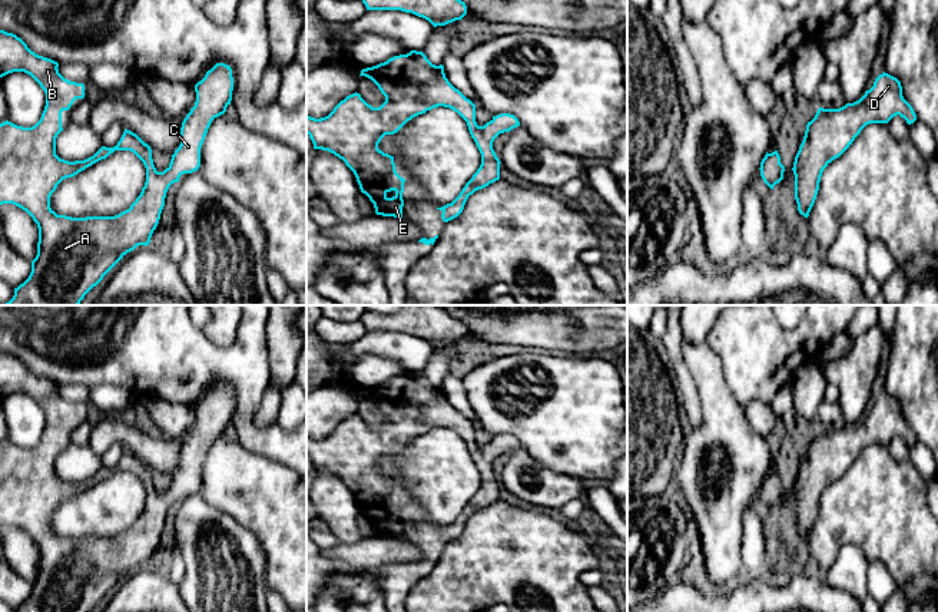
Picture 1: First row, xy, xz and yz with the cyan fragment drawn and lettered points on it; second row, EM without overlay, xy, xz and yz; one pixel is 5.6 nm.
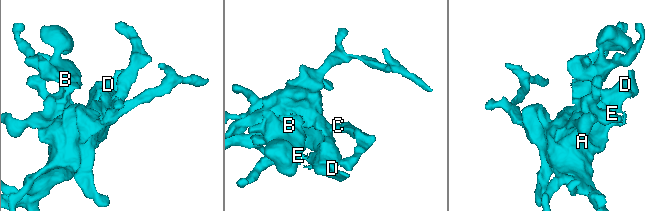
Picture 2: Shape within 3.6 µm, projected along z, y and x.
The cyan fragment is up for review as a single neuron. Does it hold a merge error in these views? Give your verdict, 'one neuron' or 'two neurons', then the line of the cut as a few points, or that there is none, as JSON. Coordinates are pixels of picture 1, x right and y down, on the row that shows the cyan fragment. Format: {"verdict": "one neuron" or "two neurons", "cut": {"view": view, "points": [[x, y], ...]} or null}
{"verdict": "one neuron", "cut": null}

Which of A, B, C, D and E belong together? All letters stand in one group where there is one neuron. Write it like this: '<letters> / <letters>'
A B C D E

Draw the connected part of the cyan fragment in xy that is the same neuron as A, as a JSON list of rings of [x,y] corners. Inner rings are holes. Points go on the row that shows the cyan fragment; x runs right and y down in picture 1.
[[[0,30],[0,77],[13,72],[24,72],[46,93],[44,110],[34,126],[23,128],[9,120],[0,123],[0,205],[13,204],[21,208],[39,228],[37,255],[32,261],[32,272],[23,284],[14,288],[13,298],[4,305],[79,305],[84,295],[127,252],[139,245],[149,245],[152,234],[159,224],[169,186],[179,182],[183,173],[192,173],[199,169],[200,148],[208,129],[215,118],[226,112],[232,100],[232,69],[225,63],[216,63],[195,85],[195,106],[182,122],[180,145],[163,172],[156,171],[150,146],[127,129],[125,129],[116,146],[102,146],[84,161],[69,162],[56,155],[56,138],[63,130],[62,112],[69,110],[76,99],[84,97],[84,85],[64,79],[57,67],[57,62],[36,54],[16,34]],[[115,150],[133,152],[146,168],[145,186],[130,208],[115,216],[72,218],[57,215],[50,208],[50,196],[57,185],[63,179],[72,178],[93,163],[106,159]]]

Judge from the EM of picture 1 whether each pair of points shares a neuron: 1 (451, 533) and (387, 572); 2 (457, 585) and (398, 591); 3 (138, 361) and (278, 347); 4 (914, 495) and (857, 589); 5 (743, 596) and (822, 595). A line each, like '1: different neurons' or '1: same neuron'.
1: same neuron
2: different neurons
3: different neurons
4: different neurons
5: same neuron

